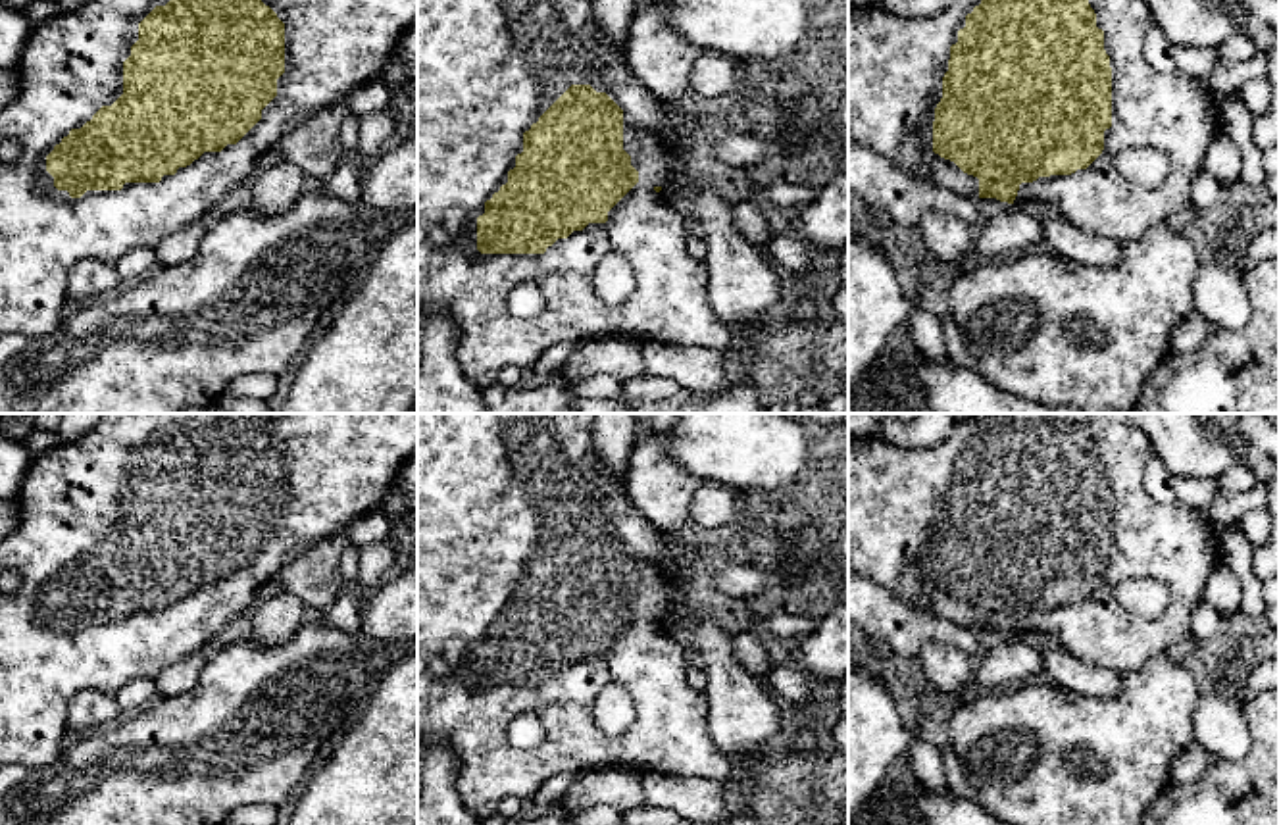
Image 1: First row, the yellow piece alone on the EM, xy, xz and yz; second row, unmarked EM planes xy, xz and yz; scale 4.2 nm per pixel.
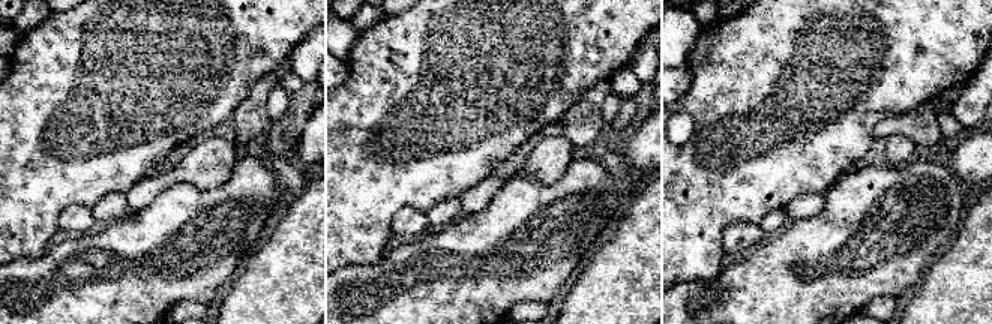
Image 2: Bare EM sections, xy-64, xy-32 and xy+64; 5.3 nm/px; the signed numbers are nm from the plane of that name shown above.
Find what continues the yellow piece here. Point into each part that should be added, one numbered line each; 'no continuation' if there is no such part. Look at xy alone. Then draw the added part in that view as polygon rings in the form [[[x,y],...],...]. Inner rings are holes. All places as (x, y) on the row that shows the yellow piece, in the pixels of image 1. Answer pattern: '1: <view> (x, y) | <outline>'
1: xy (72, 64) | [[[88,0],[77,10],[58,12],[33,27],[17,62],[19,94],[0,110],[0,144],[19,144],[19,158],[12,163],[0,160],[0,337],[52,335],[63,321],[67,281],[81,260],[98,260],[115,265],[129,250],[156,246],[169,233],[190,221],[208,217],[208,210],[244,181],[252,165],[273,144],[304,125],[325,106],[346,98],[356,87],[377,79],[398,50],[404,33],[417,21],[417,0],[262,0],[285,23],[285,73],[277,79],[277,96],[262,110],[262,119],[237,142],[221,152],[204,152],[175,175],[160,183],[125,183],[121,190],[87,190],[71,198],[54,187],[46,171],[46,156],[69,135],[81,129],[102,106],[112,106],[123,94],[123,62],[138,40],[138,23],[169,0]]]

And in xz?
1: xz (487, 70) | [[[417,0],[417,312],[446,312],[456,325],[456,360],[464,377],[485,390],[496,381],[504,365],[531,367],[537,358],[554,344],[569,340],[592,340],[600,337],[627,337],[646,342],[669,342],[683,346],[704,346],[729,352],[733,337],[723,321],[706,304],[706,265],[687,254],[687,229],[683,217],[665,198],[665,188],[675,185],[677,167],[687,148],[683,137],[698,127],[689,121],[679,102],[654,98],[631,71],[623,48],[615,46],[600,29],[592,15],[592,0]],[[590,85],[596,92],[606,92],[623,110],[623,150],[631,156],[631,165],[639,171],[639,183],[608,212],[606,223],[589,223],[583,231],[573,231],[567,238],[558,238],[544,254],[481,254],[477,250],[477,217],[485,213],[485,202],[508,183],[508,171],[515,167],[515,156],[523,152],[523,133],[571,87]],[[442,225],[448,231],[448,242],[435,248],[429,242],[429,231]],[[608,252],[625,256],[635,271],[637,287],[633,296],[623,304],[606,304],[594,292],[594,271]],[[521,283],[535,283],[544,298],[544,310],[533,319],[519,319],[508,312],[508,296]]]

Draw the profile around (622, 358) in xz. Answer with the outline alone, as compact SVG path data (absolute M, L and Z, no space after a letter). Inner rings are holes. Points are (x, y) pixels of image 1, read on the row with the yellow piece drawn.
M629 338L587 340L558 369L573 383L594 375L619 381L646 375L642 344Z

